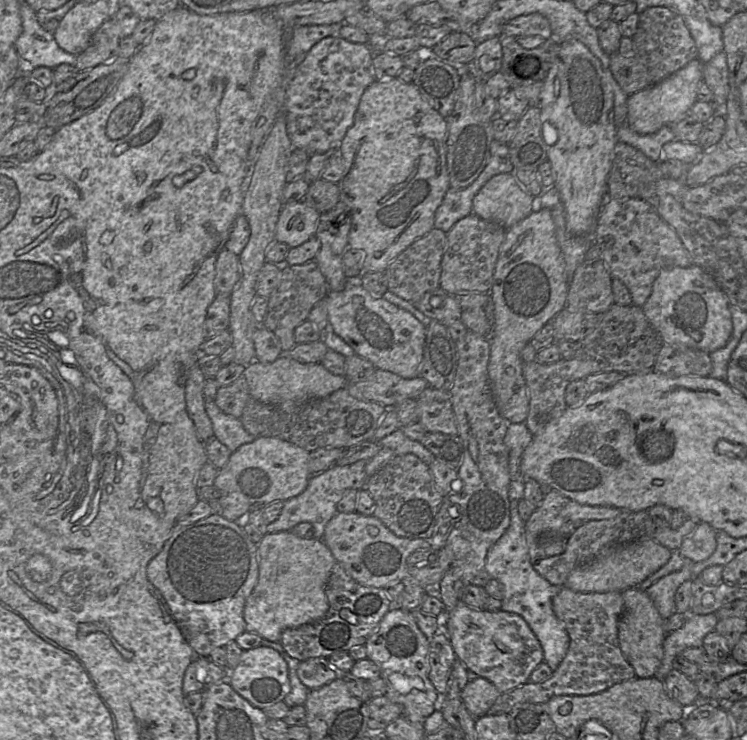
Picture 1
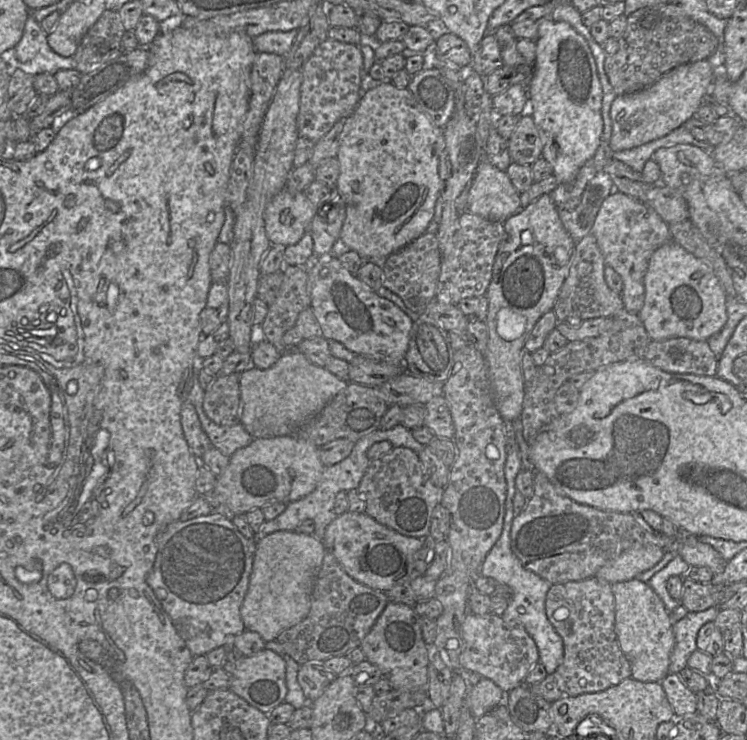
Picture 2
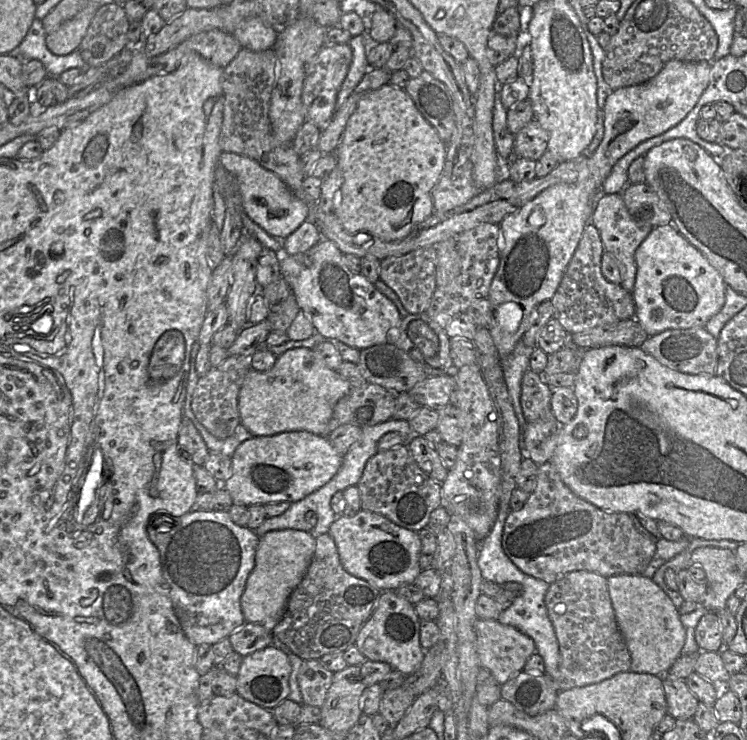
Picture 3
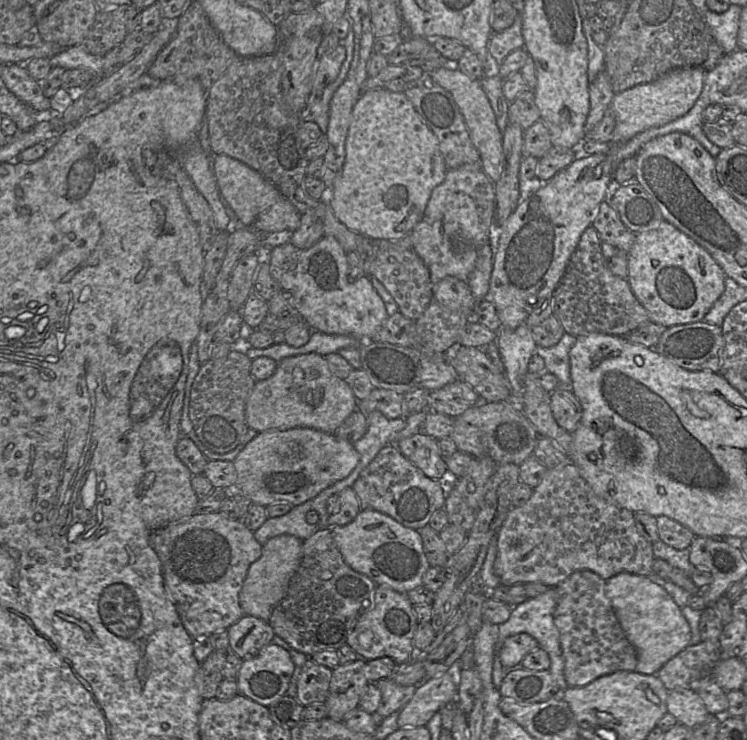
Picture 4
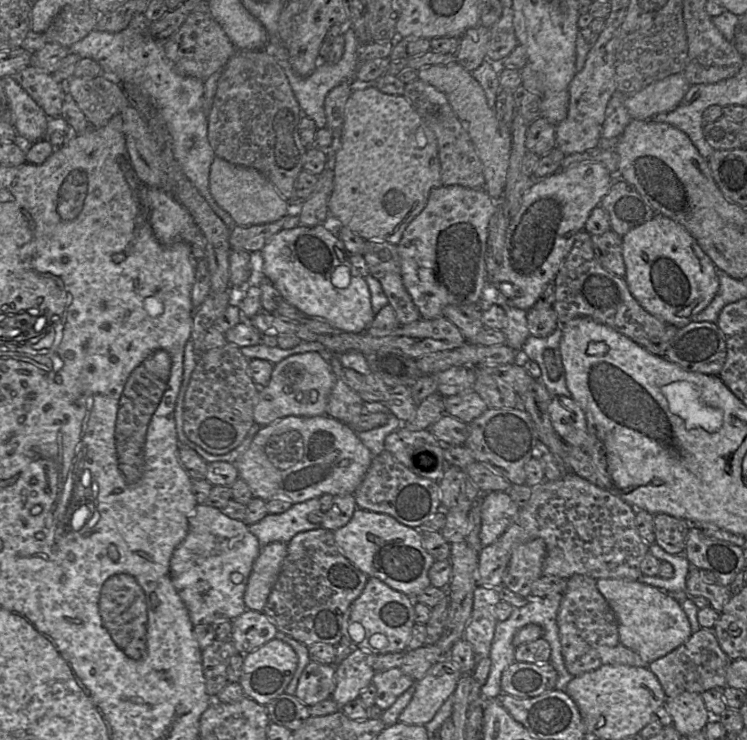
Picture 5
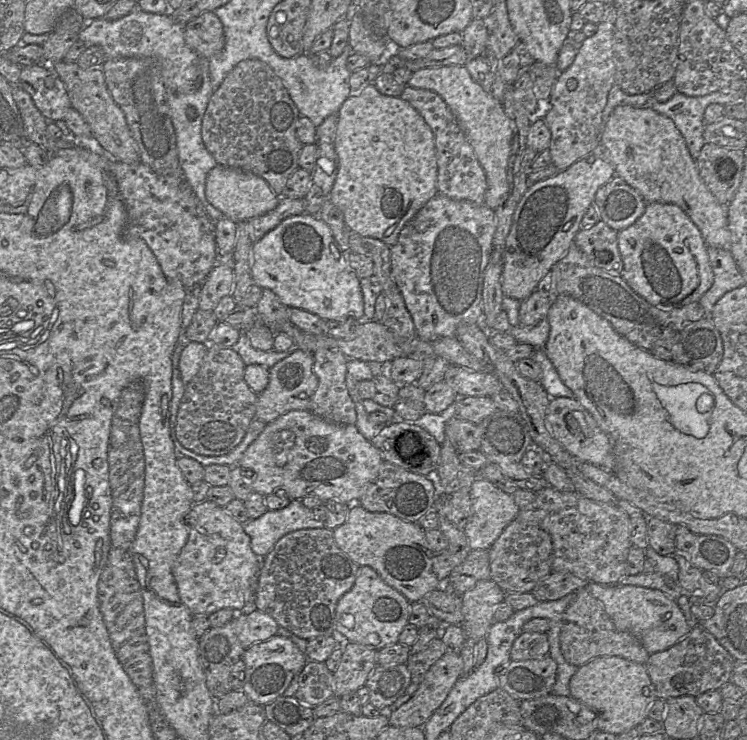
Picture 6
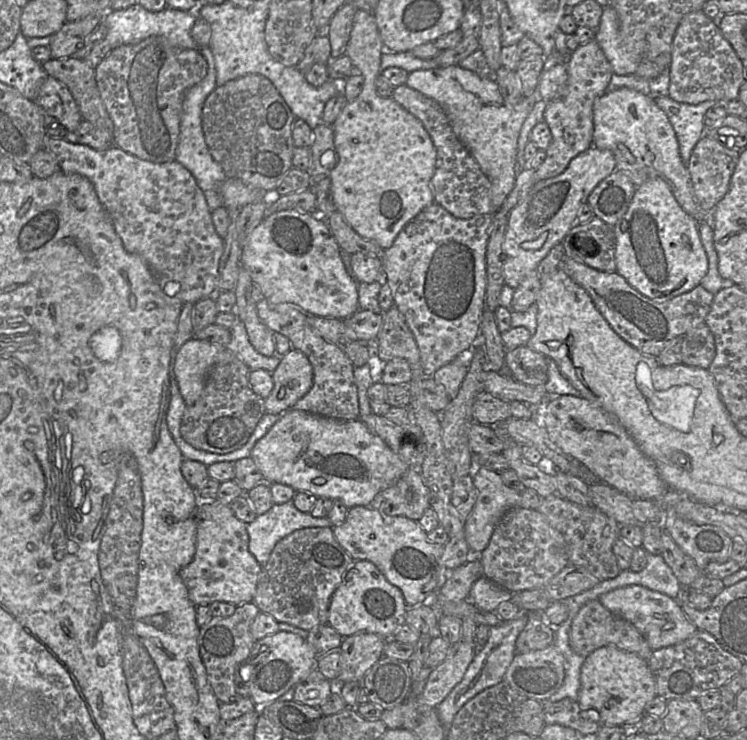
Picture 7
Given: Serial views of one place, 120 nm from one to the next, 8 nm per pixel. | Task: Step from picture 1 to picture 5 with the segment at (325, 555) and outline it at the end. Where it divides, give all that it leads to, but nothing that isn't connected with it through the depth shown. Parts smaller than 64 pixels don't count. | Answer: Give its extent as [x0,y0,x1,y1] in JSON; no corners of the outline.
[244,542,287,612]

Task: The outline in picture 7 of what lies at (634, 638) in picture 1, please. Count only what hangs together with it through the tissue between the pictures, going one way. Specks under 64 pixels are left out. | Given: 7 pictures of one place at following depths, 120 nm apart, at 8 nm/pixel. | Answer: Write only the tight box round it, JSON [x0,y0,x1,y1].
[598,585,698,650]

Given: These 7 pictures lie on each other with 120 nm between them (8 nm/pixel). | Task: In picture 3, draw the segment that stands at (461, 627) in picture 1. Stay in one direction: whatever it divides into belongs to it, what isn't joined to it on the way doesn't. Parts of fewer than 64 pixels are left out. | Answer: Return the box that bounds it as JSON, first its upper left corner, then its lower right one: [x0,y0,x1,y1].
[474,619,536,685]

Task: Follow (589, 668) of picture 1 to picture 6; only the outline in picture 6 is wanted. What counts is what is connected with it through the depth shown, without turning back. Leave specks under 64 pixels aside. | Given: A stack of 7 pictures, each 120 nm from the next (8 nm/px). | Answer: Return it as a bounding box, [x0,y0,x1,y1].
[560,588,650,667]

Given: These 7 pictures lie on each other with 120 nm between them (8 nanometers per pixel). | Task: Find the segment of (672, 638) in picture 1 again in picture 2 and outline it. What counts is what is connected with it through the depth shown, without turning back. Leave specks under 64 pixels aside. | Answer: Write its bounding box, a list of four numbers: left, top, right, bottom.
[669,607,719,674]

